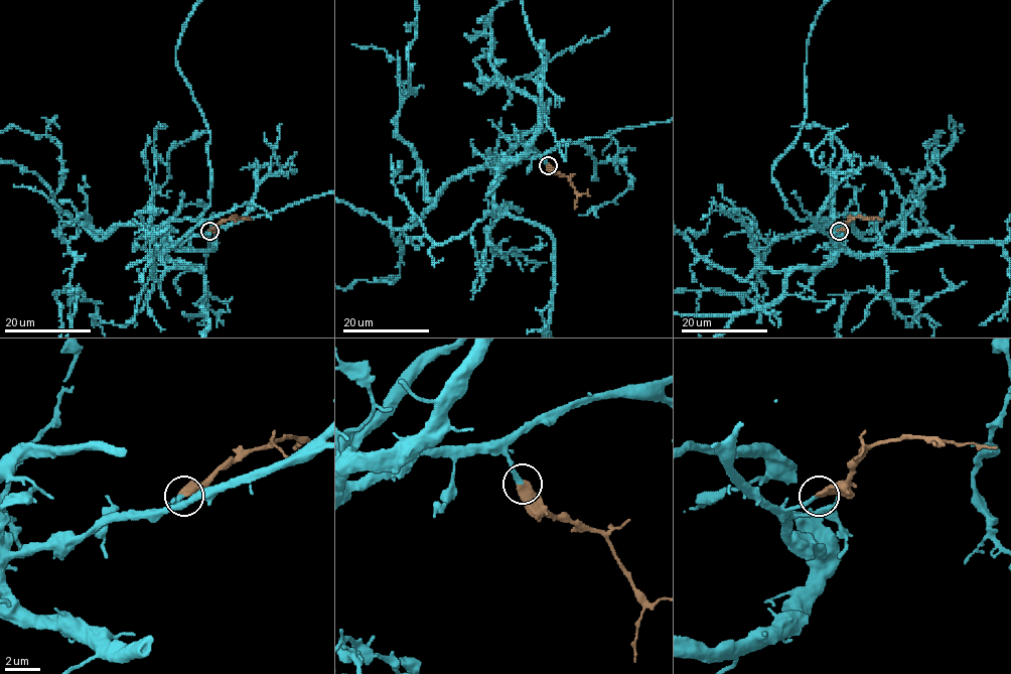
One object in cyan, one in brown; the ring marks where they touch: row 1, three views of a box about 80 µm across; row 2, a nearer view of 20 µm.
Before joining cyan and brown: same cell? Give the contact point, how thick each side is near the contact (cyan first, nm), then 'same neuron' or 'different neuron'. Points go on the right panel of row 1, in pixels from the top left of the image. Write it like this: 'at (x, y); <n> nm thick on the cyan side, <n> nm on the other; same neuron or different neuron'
at (839, 231); 240 nm thick on the cyan side, 500 nm on the other; same neuron

